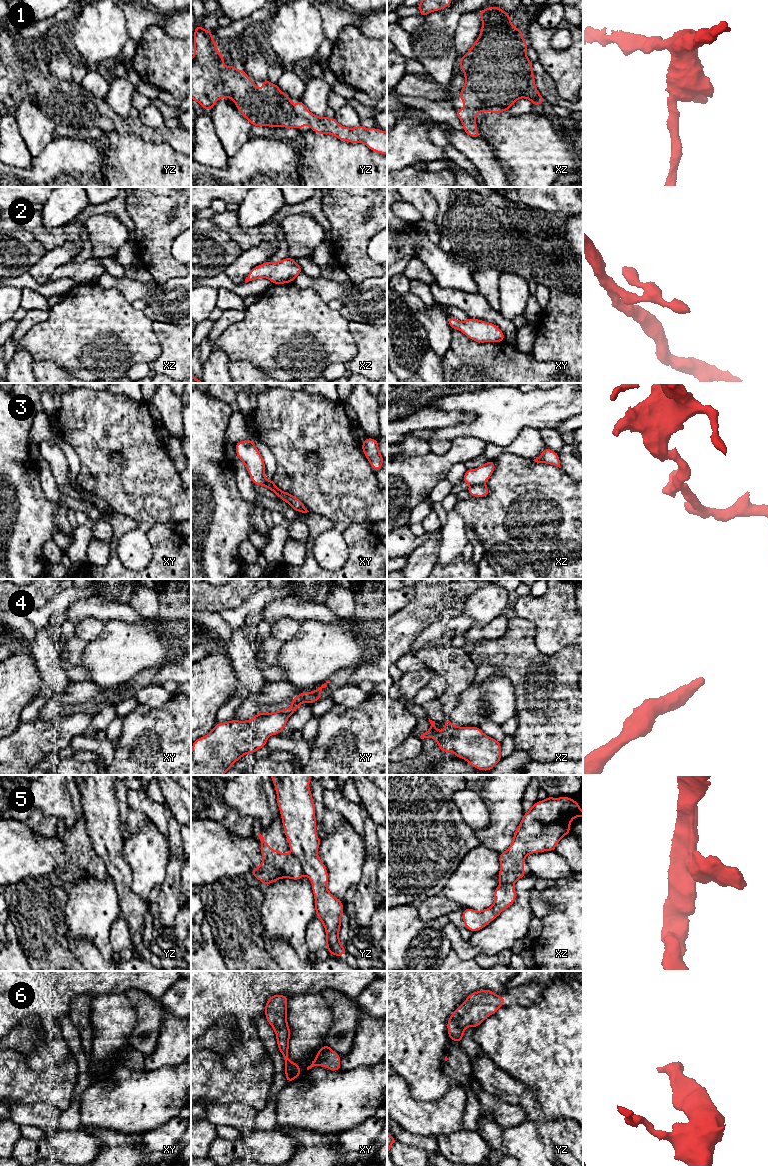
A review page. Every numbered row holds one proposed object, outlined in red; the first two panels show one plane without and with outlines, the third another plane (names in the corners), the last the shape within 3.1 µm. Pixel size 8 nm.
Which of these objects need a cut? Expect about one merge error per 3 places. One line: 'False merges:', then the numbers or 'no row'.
False merges: 3, 5

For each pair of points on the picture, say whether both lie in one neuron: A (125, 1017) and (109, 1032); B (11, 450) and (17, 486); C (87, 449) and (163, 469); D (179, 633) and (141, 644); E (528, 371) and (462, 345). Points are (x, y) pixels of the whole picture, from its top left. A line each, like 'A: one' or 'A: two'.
A: one
B: one
C: one
D: two
E: one

